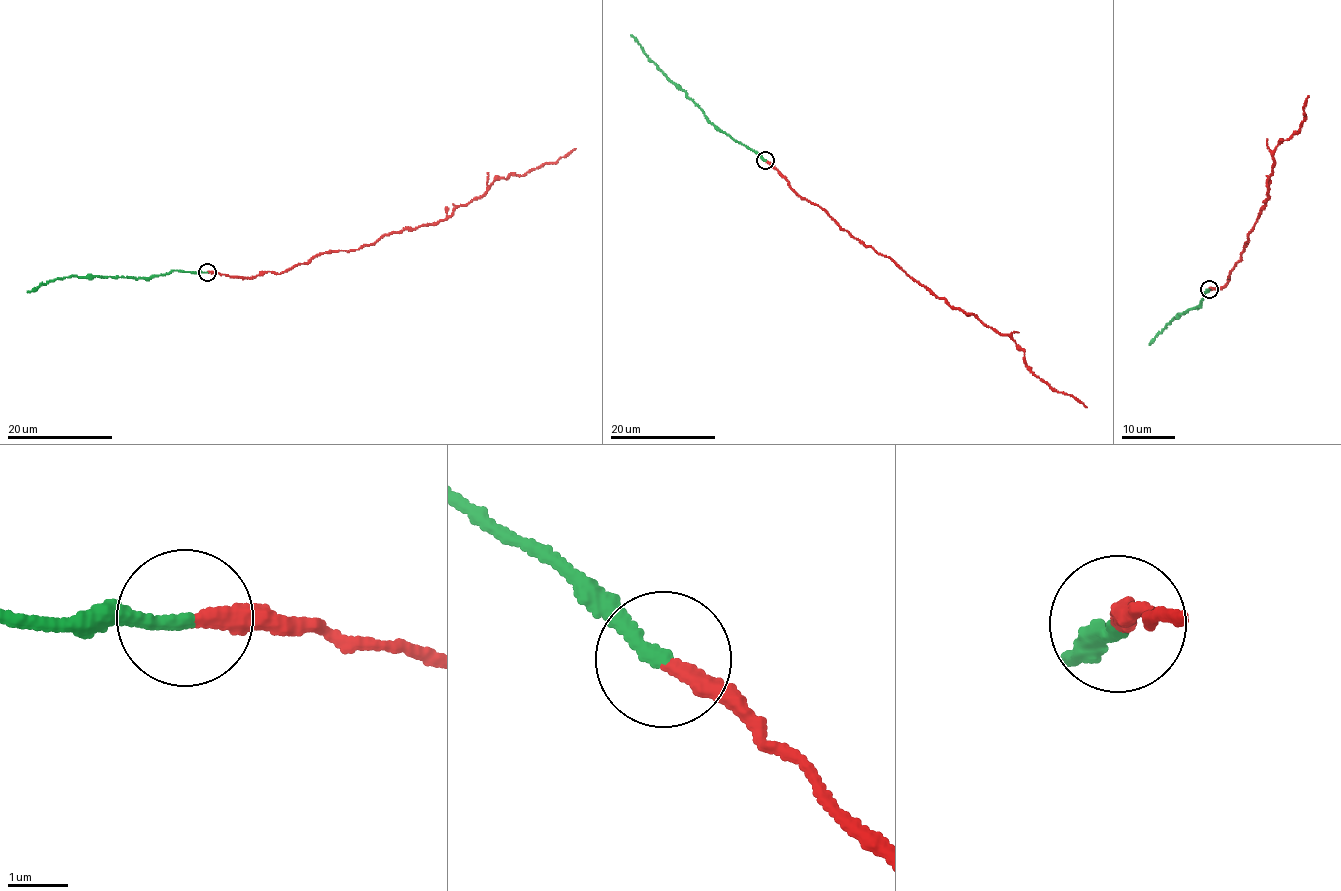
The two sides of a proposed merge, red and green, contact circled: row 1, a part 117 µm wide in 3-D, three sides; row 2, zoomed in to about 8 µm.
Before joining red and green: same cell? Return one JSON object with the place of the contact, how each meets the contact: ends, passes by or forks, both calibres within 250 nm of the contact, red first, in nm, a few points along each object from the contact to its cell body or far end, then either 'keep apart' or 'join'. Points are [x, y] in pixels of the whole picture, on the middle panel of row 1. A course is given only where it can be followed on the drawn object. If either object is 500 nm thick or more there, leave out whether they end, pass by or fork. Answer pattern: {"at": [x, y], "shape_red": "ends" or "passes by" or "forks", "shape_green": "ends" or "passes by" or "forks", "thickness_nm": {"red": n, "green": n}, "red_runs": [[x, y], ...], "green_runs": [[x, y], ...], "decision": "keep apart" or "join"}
{"at": [765, 160], "shape_red": "ends", "shape_green": "ends", "thickness_nm": {"red": 280, "green": 240}, "red_runs": [[765, 161], [855, 238], [951, 306], [1006, 334], [1024, 352], [1035, 374], [1087, 407]], "green_runs": [[765, 161], [719, 130], [630, 35]], "decision": "keep apart"}

